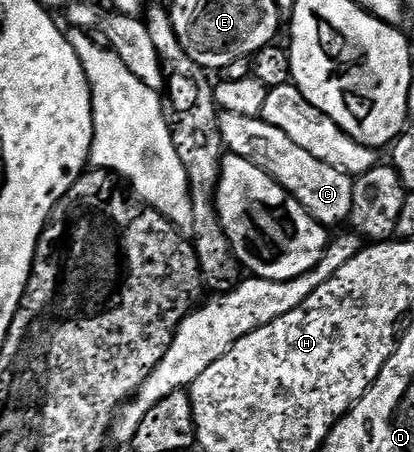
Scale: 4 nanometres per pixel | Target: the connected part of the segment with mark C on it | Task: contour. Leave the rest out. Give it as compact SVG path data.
M224 112L220 115L221 141L224 149L235 156L243 156L251 160L263 172L267 172L283 187L315 221L326 228L334 228L344 223L351 212L351 196L353 195L354 175L339 172L339 168L331 168L331 164L323 164L323 160L315 160L311 152L299 148L287 132L279 132L262 118L235 116L235 112Z

